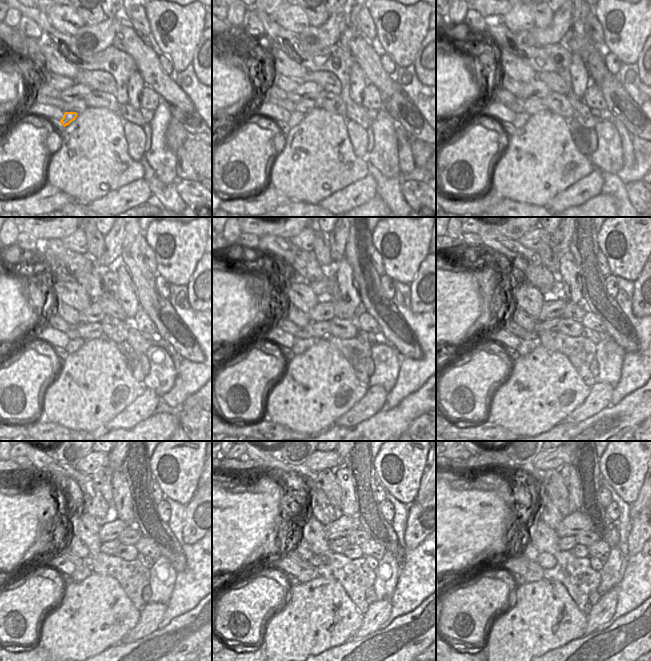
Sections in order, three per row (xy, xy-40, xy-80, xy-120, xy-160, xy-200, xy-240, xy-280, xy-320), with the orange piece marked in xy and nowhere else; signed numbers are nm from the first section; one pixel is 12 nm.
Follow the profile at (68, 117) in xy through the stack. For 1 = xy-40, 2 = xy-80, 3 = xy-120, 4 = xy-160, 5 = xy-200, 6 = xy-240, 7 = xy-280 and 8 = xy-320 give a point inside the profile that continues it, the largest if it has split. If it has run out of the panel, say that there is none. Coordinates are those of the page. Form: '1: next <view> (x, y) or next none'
1: next xy-40 (296, 117)
2: next xy-80 (520, 119)
3: next xy-120 (74, 344)
4: next xy-160 (300, 345)
5: next xy-200 (525, 347)
6: next xy-240 (80, 573)
7: next xy-280 (310, 573)
8: next xy-320 (534, 572)

